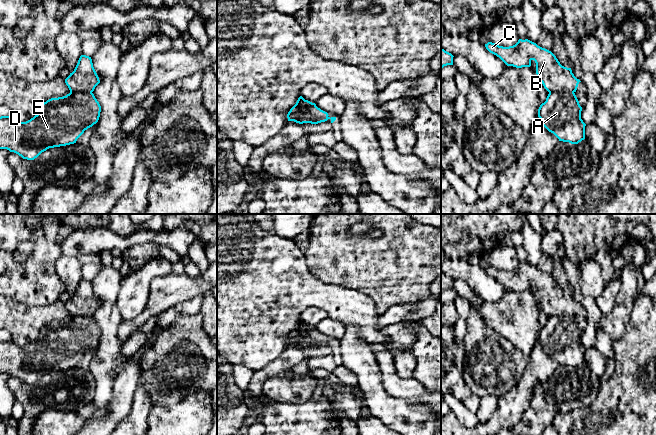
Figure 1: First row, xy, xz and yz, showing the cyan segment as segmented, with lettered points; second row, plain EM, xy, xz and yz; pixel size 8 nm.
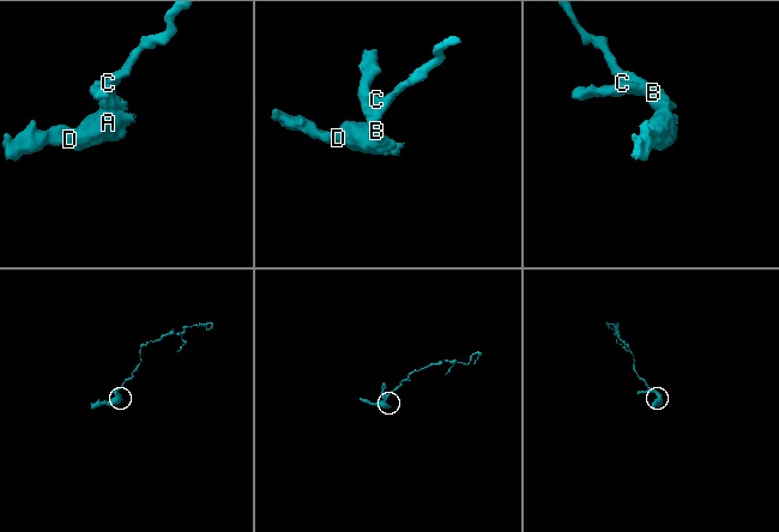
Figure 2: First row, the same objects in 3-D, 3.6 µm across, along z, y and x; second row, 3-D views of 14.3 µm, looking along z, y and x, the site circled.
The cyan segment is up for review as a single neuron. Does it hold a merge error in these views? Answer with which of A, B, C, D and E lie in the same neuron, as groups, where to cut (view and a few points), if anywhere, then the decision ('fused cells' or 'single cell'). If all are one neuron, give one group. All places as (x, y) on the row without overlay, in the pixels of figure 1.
groups A D E / B C; cut xz (302, 331), (291, 344); fused cells

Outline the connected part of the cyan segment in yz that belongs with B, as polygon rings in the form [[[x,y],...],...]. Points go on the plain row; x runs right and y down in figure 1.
[[[525,263],[509,271],[488,266],[486,273],[499,281],[507,290],[516,292],[530,291],[531,285],[536,287],[536,298],[544,312],[549,316],[576,316],[581,306],[572,297],[571,292],[560,288],[556,280],[549,274]]]

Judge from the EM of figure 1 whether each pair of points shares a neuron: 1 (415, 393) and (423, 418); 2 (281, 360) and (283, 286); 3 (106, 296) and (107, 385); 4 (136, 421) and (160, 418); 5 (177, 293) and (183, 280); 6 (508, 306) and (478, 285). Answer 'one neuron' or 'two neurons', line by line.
1: two neurons
2: two neurons
3: one neuron
4: two neurons
5: one neuron
6: two neurons

